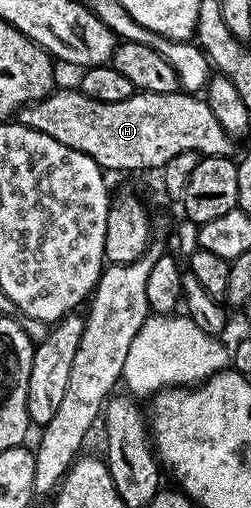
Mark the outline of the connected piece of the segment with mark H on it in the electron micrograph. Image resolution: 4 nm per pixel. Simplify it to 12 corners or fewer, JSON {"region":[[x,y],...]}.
{"region":[[73,87],[17,113],[107,173],[230,156],[201,95]]}

